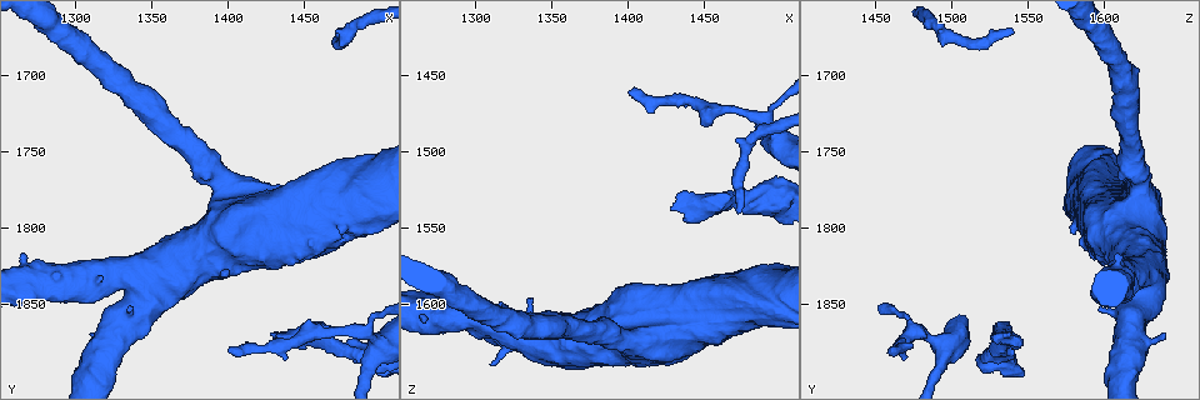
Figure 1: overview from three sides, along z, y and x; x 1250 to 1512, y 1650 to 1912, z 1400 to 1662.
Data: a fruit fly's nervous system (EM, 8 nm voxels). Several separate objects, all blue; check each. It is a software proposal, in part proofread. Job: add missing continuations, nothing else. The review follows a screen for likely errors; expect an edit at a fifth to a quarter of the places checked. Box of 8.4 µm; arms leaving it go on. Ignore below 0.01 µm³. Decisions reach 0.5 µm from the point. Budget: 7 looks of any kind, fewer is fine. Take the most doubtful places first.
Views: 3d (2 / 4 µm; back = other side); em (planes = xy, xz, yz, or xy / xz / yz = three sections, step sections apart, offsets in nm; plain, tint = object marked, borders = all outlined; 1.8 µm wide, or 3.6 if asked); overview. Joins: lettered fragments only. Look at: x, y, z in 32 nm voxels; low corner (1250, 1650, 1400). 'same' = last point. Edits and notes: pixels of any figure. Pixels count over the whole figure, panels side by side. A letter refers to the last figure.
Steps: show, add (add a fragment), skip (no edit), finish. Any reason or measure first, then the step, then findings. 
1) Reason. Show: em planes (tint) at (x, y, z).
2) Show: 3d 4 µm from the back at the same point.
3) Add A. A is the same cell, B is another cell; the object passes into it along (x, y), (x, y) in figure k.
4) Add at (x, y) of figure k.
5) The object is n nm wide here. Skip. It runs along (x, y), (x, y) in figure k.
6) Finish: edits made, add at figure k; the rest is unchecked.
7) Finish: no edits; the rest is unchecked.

Free end. Show: 3d 4 µm at (1402, 1880, 1458).

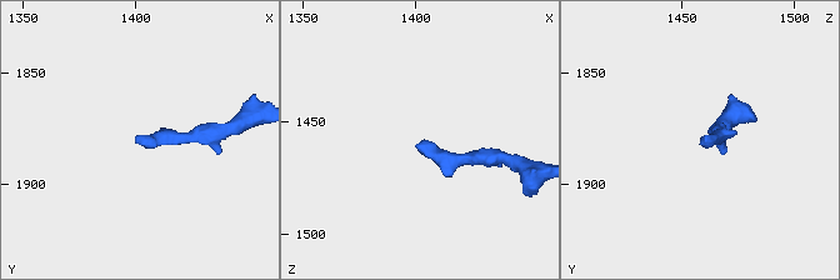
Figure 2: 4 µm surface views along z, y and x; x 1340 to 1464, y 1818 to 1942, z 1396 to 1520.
Need the tissue. Show: em planes (borders) at (1405, 1881, 1457).

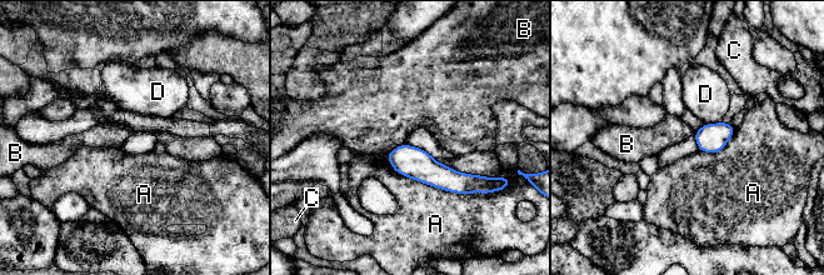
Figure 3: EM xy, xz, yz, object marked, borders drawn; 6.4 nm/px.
The object is 190 nm wide here. Skip. A, B, C and D are other cells; it runs along (390, 155), (447, 179), (474, 179) in figure 3; none of them fits.

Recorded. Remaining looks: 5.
An open end. Show: em 3.6 µm planes (tint) at (1472, 1670, 1540).

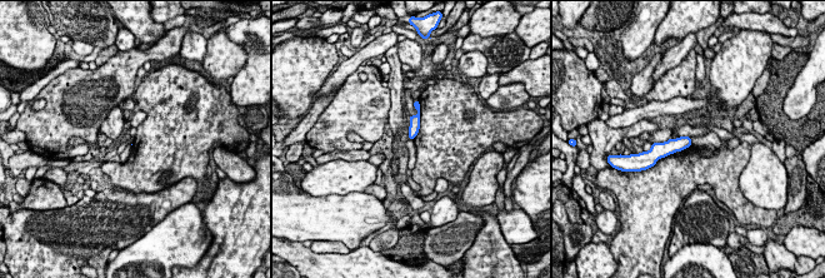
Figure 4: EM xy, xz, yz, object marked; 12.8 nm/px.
Show: em 3.6 µm planes (borders) at the same point.

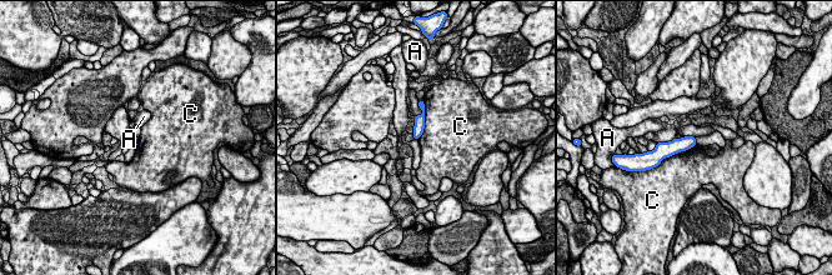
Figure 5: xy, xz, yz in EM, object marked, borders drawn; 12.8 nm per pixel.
Skip. A and C are other cells; it runs along (421, 105), (422, 114), (416, 136) in figure 5; no lettered fragment goes on from it.

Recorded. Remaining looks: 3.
Arms part here. Show: 3d 4 µm at (1492, 1882, 1532).

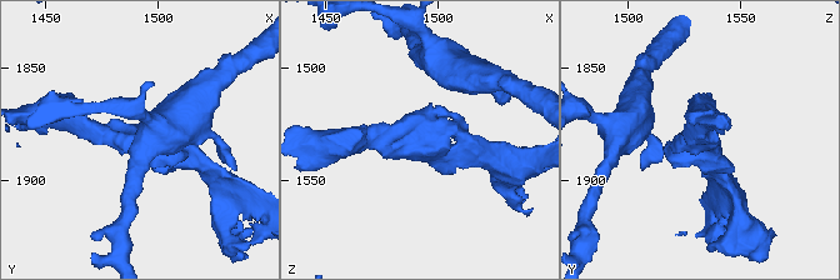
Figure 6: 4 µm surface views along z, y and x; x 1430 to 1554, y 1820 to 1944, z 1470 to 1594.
Need the tissue. Show: em planes (plain) at the same point.

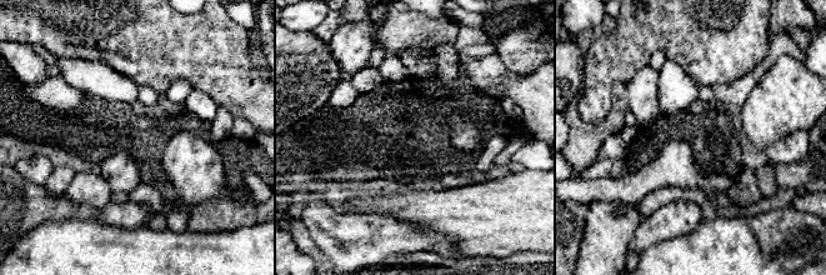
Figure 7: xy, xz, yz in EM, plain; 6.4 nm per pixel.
Show: em planes (borders) at the same point.

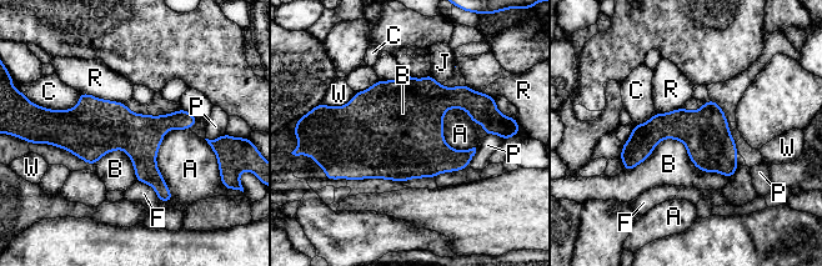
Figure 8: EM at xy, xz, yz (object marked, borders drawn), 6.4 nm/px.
Skip. A, B, C, F, J, P, R and W are other cells; a border runs along (625, 170), (677, 139), (730, 177) in figure 8; no lettered fragment goes on from it.

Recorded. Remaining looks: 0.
Finish: no edits; the rest is unchecked.

